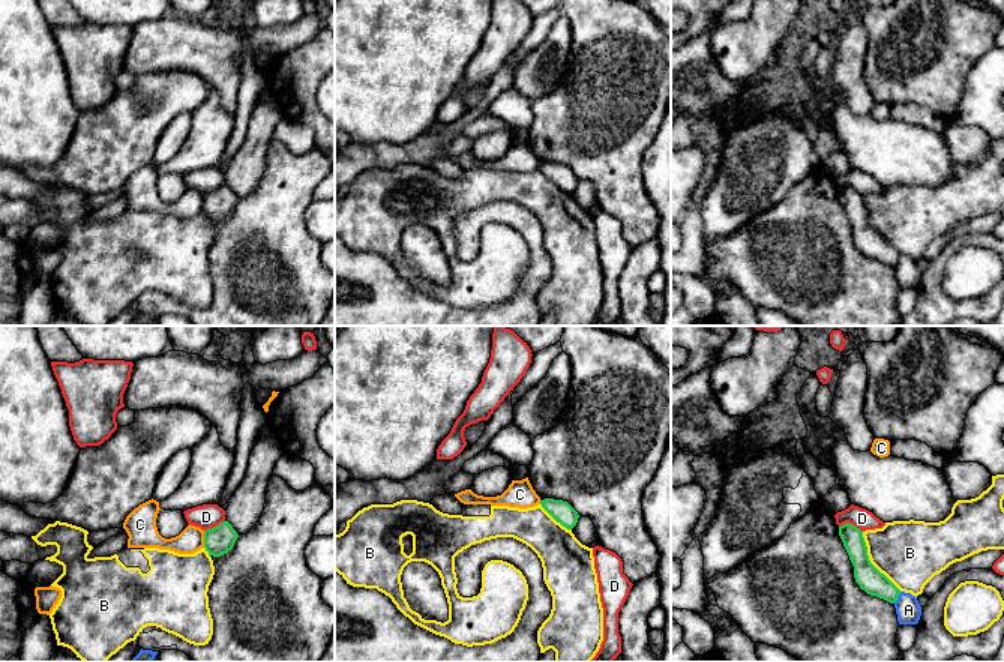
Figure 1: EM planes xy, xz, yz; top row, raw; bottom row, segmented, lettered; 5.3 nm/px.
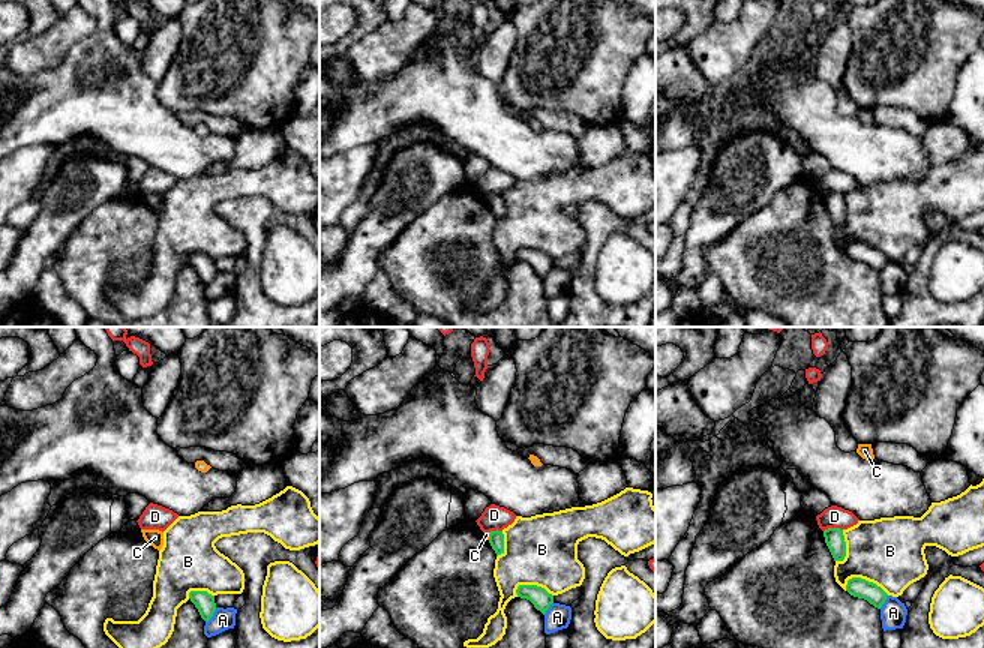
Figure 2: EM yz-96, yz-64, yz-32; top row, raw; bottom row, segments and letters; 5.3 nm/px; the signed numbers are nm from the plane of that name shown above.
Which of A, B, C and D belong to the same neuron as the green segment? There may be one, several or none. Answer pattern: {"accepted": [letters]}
{"accepted": []}

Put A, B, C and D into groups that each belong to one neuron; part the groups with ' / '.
A / B / C / D

